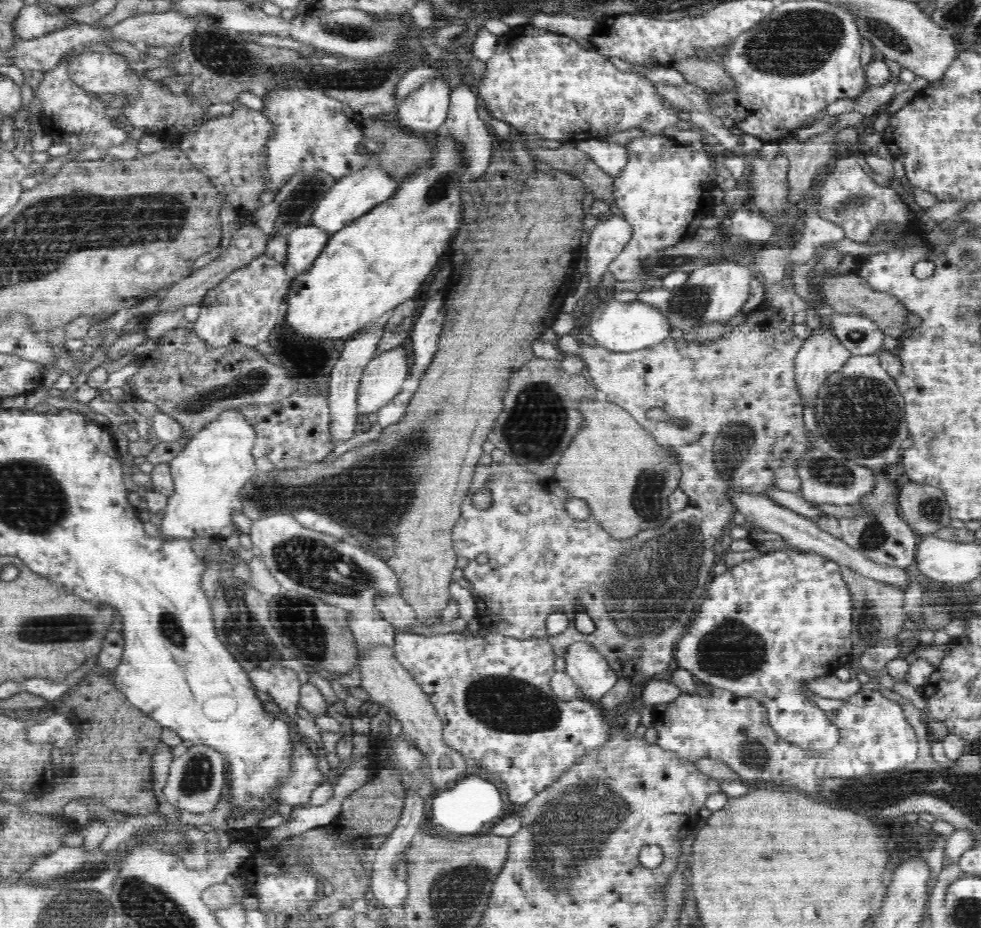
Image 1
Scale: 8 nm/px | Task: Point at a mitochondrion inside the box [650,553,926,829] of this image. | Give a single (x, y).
(731, 650)

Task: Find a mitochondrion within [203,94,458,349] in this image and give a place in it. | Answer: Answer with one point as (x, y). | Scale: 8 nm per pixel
(311, 190)

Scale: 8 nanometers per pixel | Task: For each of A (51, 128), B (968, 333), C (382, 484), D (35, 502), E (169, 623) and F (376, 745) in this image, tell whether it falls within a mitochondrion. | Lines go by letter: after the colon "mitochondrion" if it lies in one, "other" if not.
A: other
B: other
C: mitochondrion
D: mitochondrion
E: mitochondrion
F: other

